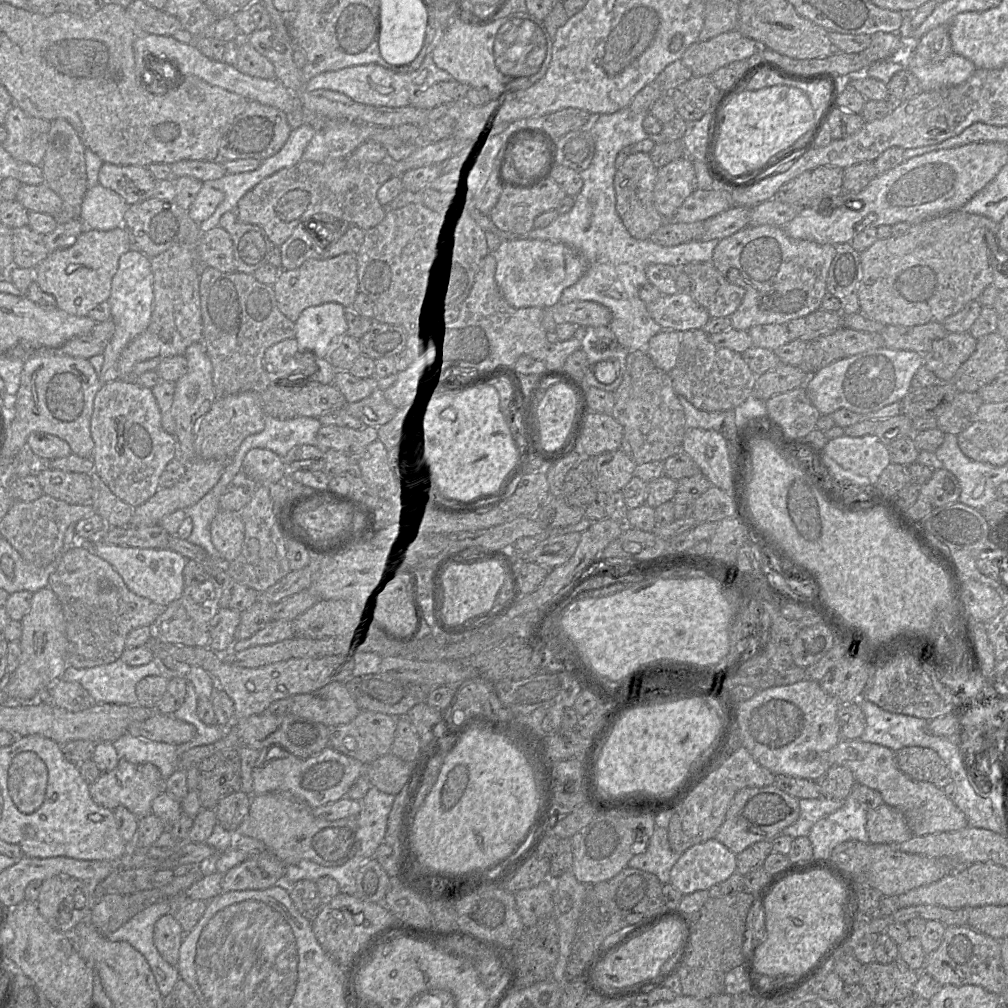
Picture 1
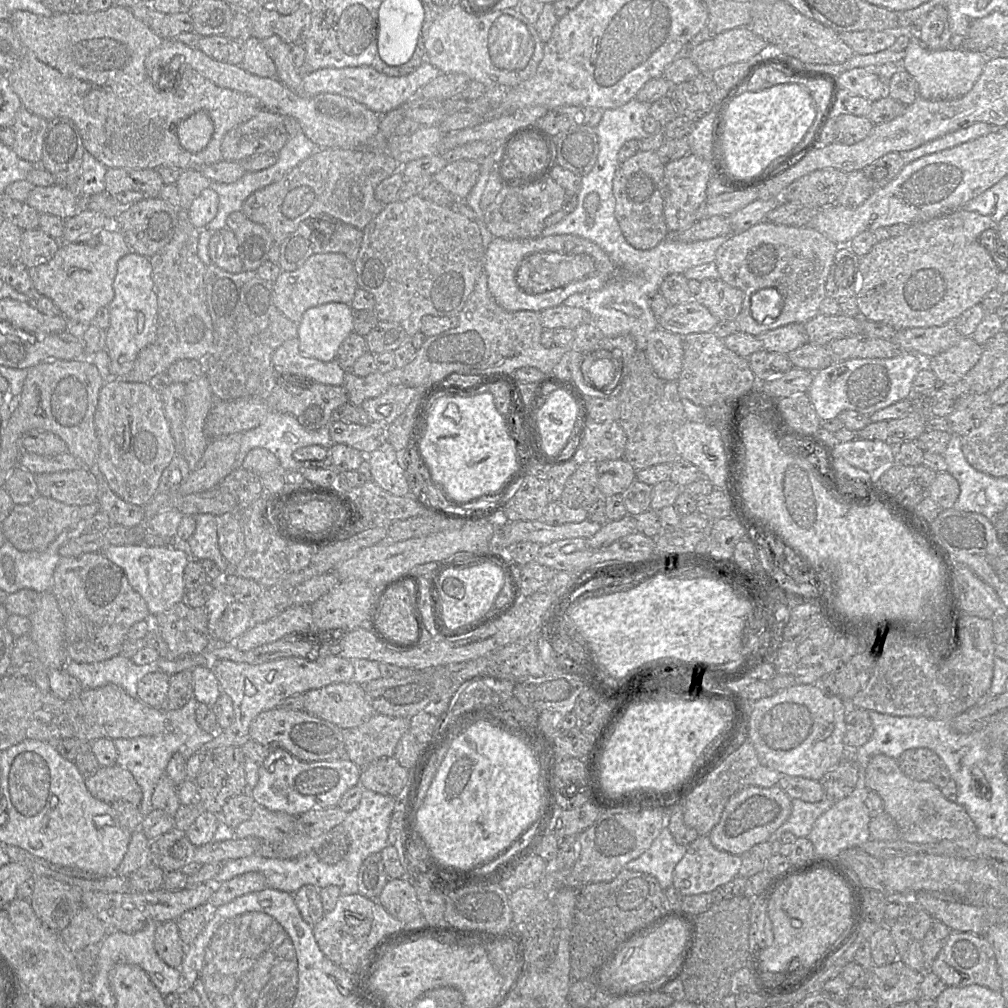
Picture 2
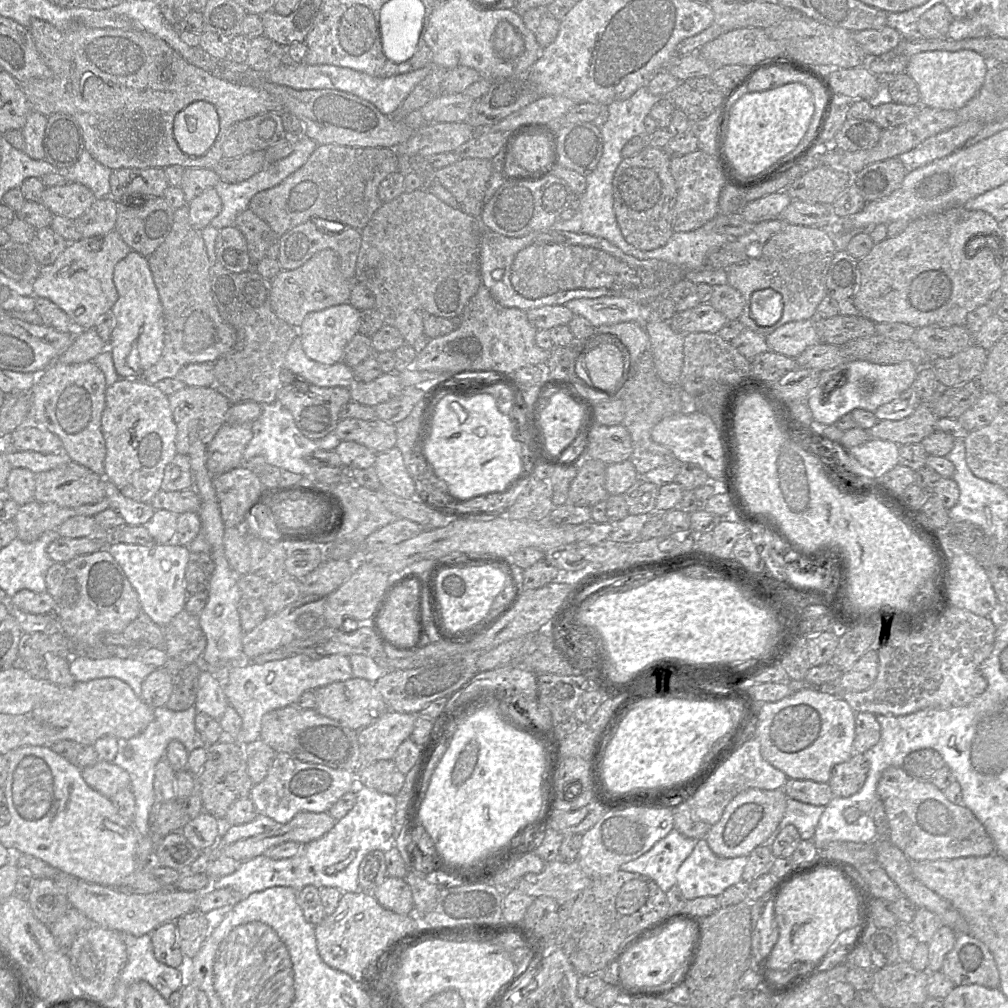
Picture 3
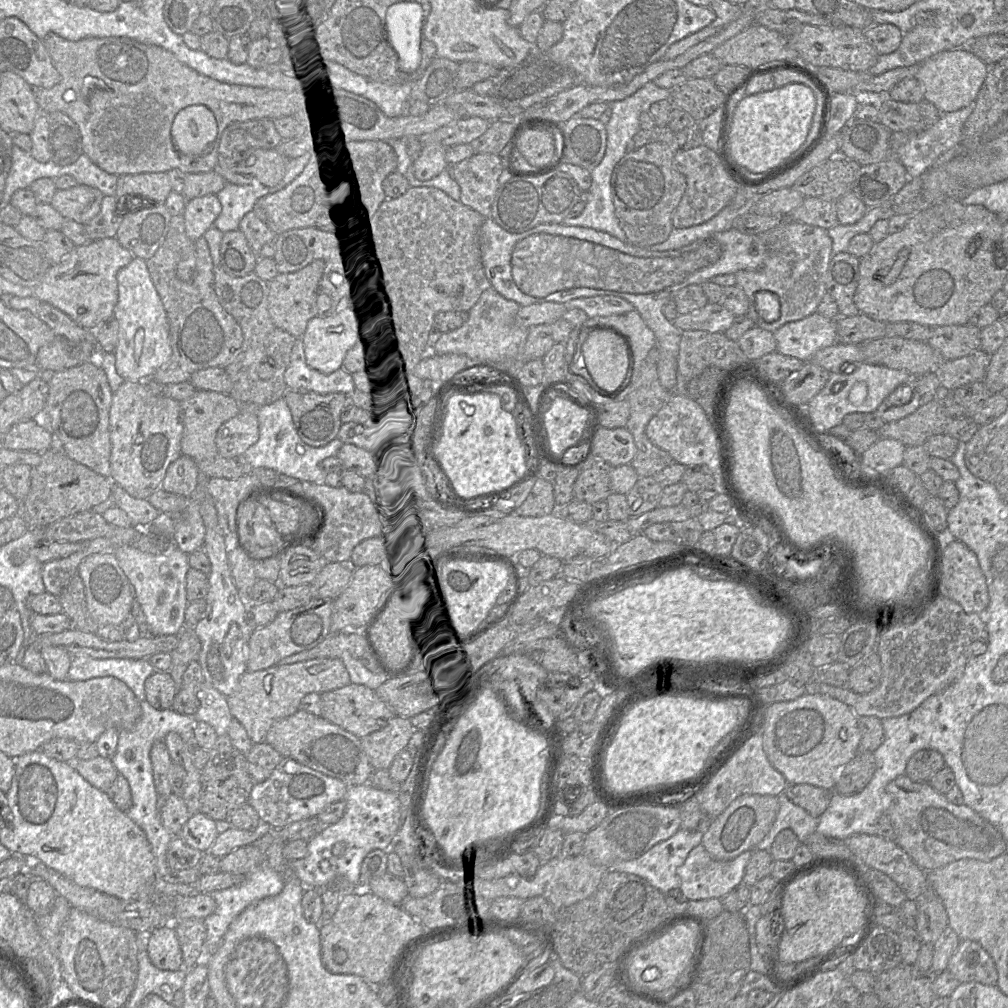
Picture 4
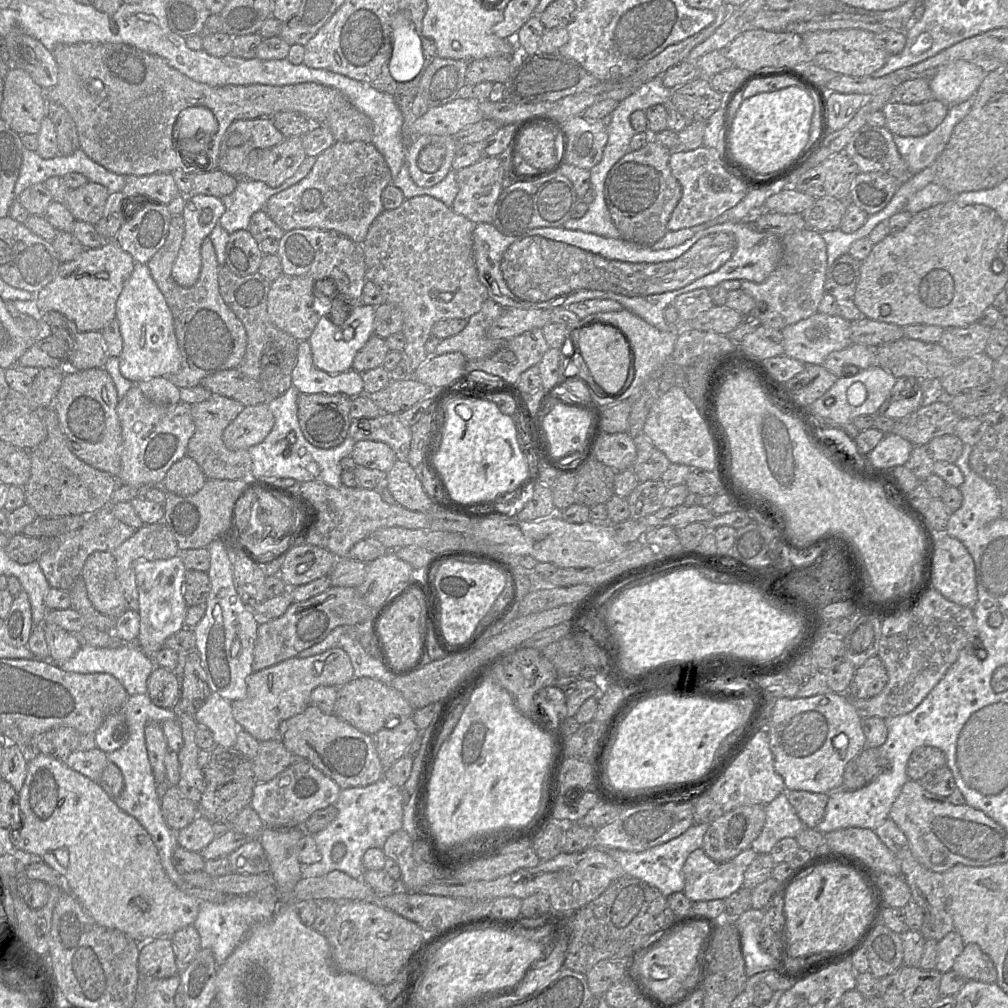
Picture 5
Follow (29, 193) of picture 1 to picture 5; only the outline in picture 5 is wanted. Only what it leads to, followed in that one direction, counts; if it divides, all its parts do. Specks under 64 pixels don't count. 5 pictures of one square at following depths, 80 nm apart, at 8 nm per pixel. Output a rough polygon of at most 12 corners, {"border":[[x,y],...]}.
{"border":[[89,181],[69,190],[65,205],[76,221],[95,225],[109,194]]}

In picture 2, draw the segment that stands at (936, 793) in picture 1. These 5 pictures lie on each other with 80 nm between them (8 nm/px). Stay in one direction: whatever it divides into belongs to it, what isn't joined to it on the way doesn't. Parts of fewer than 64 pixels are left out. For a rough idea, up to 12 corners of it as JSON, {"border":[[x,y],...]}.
{"border":[[873,756],[865,783],[899,839],[956,841],[978,834],[966,810],[898,761]]}

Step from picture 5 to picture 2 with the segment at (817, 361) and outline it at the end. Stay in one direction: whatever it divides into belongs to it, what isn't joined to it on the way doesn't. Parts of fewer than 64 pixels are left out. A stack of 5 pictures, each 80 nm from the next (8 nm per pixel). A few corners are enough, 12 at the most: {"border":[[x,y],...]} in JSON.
{"border":[[804,324],[756,336],[763,349],[787,355],[808,342]]}

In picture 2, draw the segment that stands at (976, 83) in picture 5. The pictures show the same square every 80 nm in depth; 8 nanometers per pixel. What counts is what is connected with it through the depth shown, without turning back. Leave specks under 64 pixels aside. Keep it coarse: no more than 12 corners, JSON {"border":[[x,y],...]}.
{"border":[[914,33],[901,69],[926,100],[967,94],[985,54],[926,49]]}

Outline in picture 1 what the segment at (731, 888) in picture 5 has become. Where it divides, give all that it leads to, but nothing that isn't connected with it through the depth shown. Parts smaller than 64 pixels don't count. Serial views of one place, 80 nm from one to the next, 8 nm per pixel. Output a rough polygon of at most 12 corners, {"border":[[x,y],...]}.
{"border":[[715,838],[693,844],[670,872],[683,895],[709,890],[737,871]]}

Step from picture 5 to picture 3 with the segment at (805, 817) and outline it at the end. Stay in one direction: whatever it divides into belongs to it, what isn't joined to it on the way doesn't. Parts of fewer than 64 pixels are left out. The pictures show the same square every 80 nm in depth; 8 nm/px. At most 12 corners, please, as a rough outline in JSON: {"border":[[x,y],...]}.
{"border":[[788,778],[787,797],[827,806],[834,795],[828,783]]}

